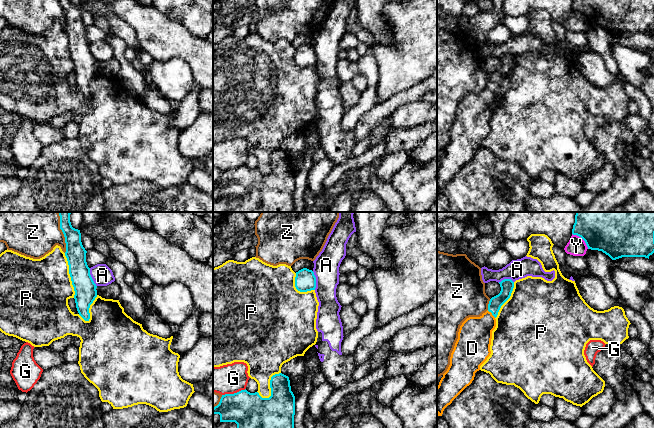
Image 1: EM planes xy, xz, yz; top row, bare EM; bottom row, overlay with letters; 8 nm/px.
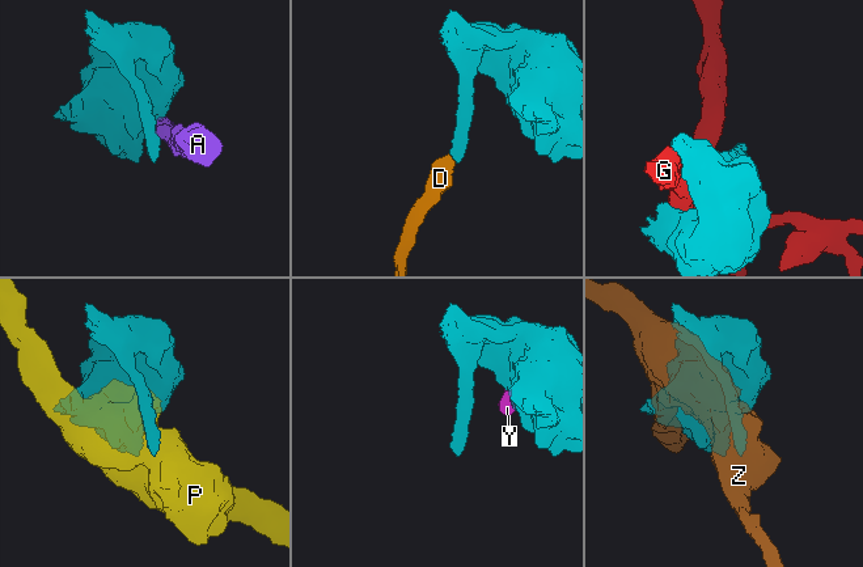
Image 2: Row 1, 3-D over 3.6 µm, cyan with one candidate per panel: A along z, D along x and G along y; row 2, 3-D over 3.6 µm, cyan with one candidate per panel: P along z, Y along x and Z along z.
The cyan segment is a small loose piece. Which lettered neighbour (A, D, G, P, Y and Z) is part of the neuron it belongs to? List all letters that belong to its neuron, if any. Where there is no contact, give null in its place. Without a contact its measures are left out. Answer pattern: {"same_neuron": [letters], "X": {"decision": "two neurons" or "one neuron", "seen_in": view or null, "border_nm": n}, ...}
{"same_neuron": ["D"], "A": {"decision": "two neurons", "seen_in": "xz", "border_nm": 150}, "D": {"decision": "one neuron", "seen_in": "yz", "border_nm": 90}, "G": {"decision": "two neurons", "seen_in": "xz", "border_nm": 200}, "P": {"decision": "two neurons", "seen_in": "xy", "border_nm": 360}, "Y": {"decision": "two neurons", "seen_in": "yz", "border_nm": 180}, "Z": {"decision": "two neurons", "seen_in": "xy", "border_nm": 240}}

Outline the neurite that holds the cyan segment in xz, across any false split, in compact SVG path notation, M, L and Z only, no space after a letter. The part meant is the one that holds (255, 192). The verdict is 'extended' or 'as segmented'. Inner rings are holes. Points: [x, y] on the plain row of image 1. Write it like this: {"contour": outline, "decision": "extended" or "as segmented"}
{"contour": "M279 149L271 153L271 172L262 174L258 168L250 169L246 165L234 170L222 171L220 178L213 184L213 190L220 191L220 198L235 198L237 205L229 212L294 212L295 172L291 167L289 153Z", "decision": "as segmented"}

